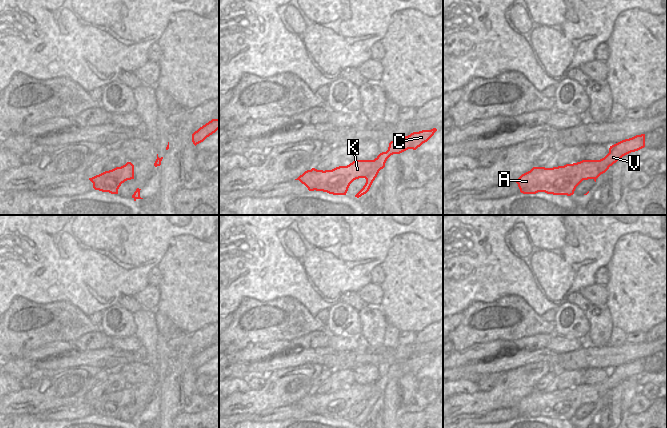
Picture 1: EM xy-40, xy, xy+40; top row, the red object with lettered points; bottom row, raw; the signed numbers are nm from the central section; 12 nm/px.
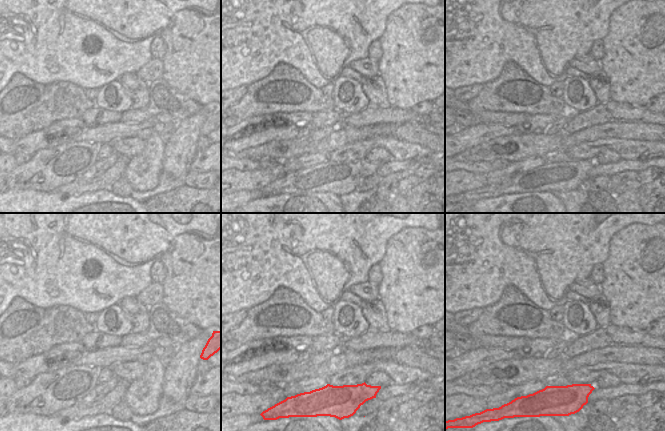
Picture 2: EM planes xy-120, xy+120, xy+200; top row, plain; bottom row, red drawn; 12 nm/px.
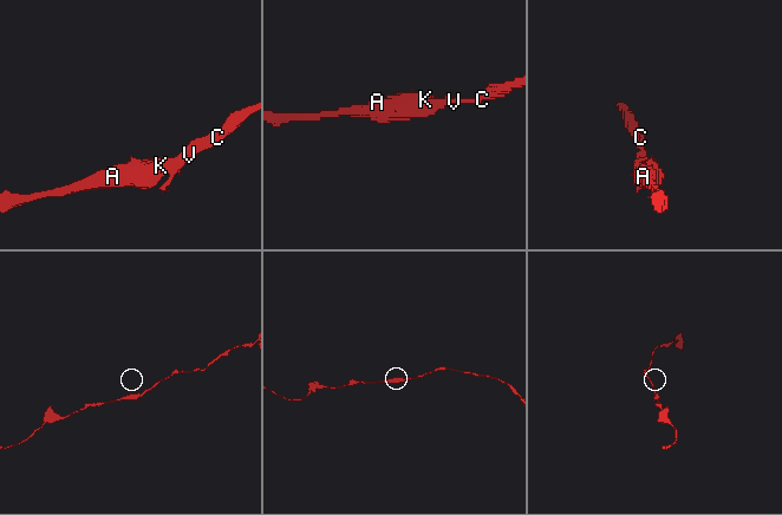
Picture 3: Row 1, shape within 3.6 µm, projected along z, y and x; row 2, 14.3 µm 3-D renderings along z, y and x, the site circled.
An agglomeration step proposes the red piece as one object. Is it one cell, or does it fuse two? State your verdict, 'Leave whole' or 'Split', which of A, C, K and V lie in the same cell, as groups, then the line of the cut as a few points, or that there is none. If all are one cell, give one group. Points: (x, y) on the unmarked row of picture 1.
Leave whole. Groups: A C K V. No split

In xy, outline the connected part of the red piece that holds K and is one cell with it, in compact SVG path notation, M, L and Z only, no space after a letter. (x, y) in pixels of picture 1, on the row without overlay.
M422 354L413 356L403 362L397 362L389 367L388 374L380 377L374 384L354 384L347 390L339 390L332 394L317 394L312 392L305 395L297 403L309 415L323 415L333 419L346 419L350 408L359 402L365 402L366 407L355 419L359 422L366 418L379 395L385 391L387 383L393 378L400 378L408 373L416 374L427 366L437 355Z

